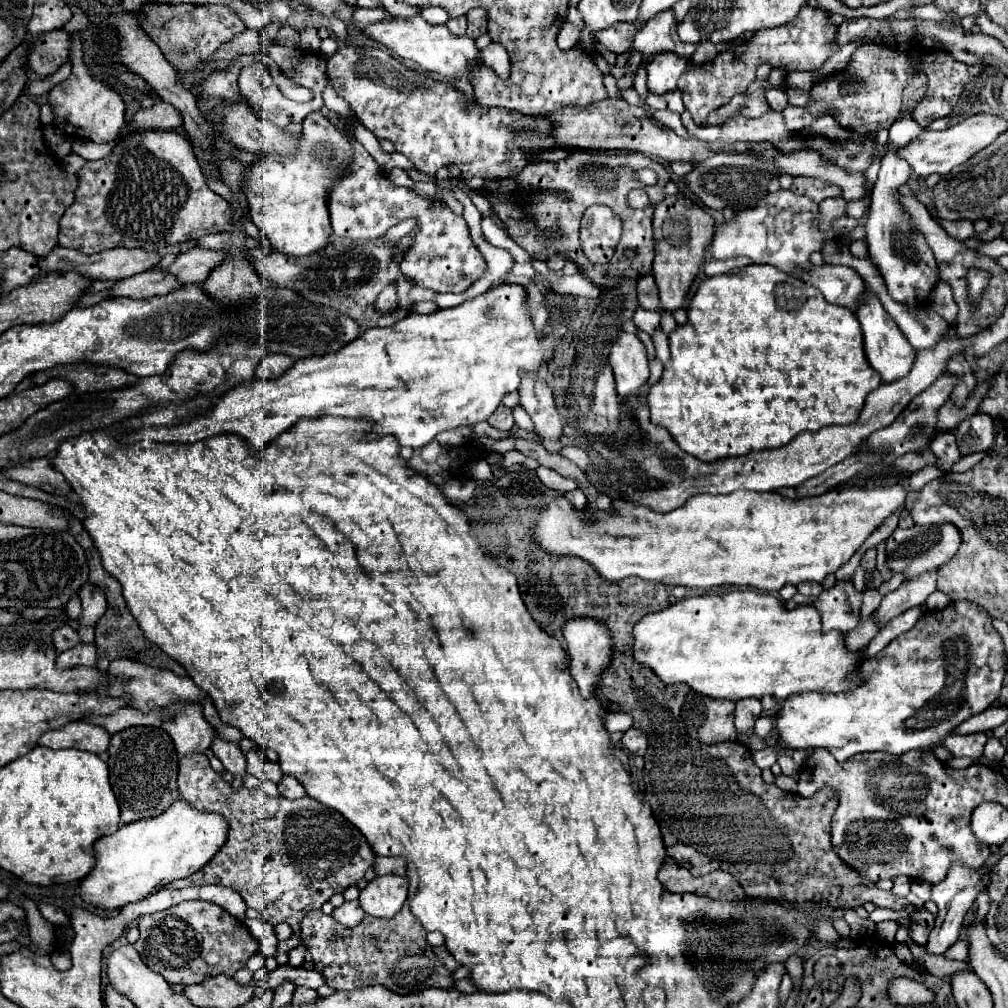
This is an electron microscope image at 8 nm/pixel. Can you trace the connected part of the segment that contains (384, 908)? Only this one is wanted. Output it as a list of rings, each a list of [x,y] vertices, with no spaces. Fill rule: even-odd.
[[[386,874],[376,876],[368,882],[364,890],[360,890],[360,906],[366,914],[376,918],[392,918],[400,912],[404,900],[408,896],[408,878]]]

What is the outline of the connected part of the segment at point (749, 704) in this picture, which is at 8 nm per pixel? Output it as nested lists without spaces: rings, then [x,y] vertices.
[[[756,698],[736,702],[736,730],[740,734],[750,734],[756,718],[760,716],[762,716],[762,706],[760,702],[756,702]]]

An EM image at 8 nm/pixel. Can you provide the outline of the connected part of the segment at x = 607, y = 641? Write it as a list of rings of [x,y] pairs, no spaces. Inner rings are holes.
[[[588,616],[570,618],[562,630],[564,630],[564,640],[568,644],[568,654],[570,654],[570,674],[576,680],[580,694],[584,698],[592,698],[596,692],[596,684],[598,684],[600,676],[604,674],[604,670],[608,668],[612,654],[614,654],[610,630],[608,630],[608,626],[604,626],[604,622],[600,622],[596,618],[588,618]]]

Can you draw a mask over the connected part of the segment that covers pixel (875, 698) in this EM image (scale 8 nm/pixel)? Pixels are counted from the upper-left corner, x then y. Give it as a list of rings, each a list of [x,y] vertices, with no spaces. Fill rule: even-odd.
[[[958,600],[958,602],[948,604],[944,610],[930,614],[928,618],[922,616],[914,624],[912,630],[908,630],[906,634],[902,634],[896,640],[892,640],[874,658],[864,660],[862,666],[860,666],[860,678],[864,682],[860,686],[856,686],[854,690],[846,690],[846,692],[840,692],[840,694],[828,694],[828,692],[802,692],[802,694],[796,694],[796,696],[792,694],[792,698],[788,698],[782,704],[782,708],[780,708],[778,716],[776,716],[776,728],[780,732],[784,748],[802,748],[802,750],[806,750],[806,748],[826,748],[838,762],[842,762],[844,758],[850,758],[854,754],[860,754],[860,752],[888,752],[888,754],[900,756],[900,754],[910,752],[910,750],[936,746],[950,732],[954,732],[964,720],[968,720],[970,716],[976,716],[976,714],[984,712],[986,708],[990,708],[994,704],[994,700],[998,700],[998,696],[1000,696],[1004,674],[1006,674],[1006,650],[1004,650],[1004,642],[1002,642],[1000,634],[992,626],[992,616],[988,614],[988,610],[984,610],[982,606],[978,606],[972,600]]]

